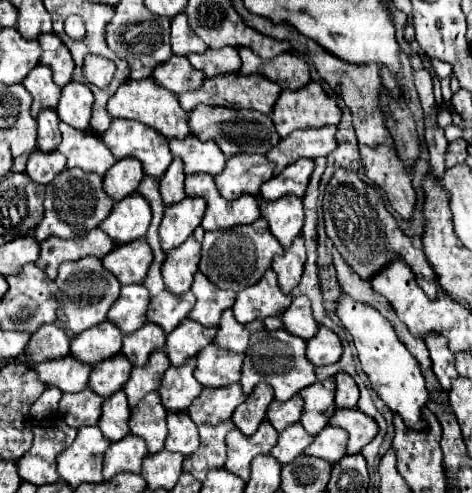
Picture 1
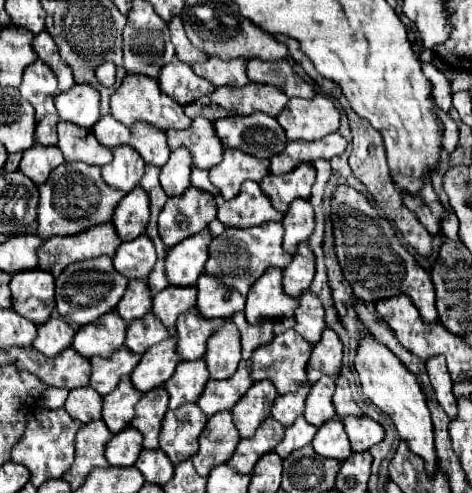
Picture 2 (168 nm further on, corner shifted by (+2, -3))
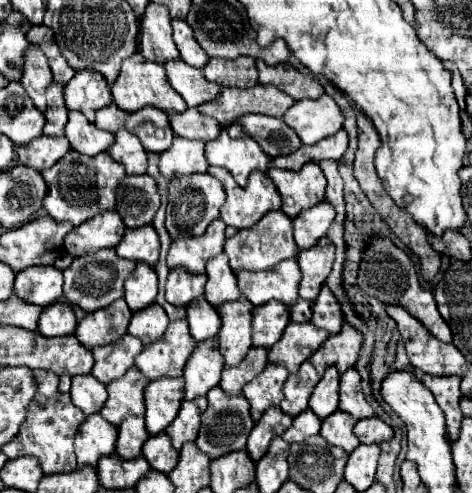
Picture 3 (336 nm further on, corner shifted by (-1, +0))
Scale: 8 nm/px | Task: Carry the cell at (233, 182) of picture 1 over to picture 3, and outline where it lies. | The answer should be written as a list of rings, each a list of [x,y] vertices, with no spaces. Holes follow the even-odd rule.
[[[224,124],[220,136],[206,144],[206,158],[210,166],[226,168],[242,186],[248,180],[250,172],[266,172],[270,158],[246,132],[242,132],[238,138],[230,138],[228,126],[230,124]]]

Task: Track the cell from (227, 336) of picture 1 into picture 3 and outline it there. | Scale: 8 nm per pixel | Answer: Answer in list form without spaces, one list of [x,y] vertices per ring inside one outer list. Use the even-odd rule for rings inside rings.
[[[272,300],[264,306],[256,306],[254,318],[252,318],[254,346],[272,348],[272,344],[276,344],[276,340],[280,340],[288,322],[290,322],[290,308],[286,304]]]

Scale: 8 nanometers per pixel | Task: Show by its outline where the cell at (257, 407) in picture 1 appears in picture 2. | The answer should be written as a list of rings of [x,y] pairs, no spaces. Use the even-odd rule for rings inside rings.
[[[265,379],[261,383],[253,383],[251,389],[237,401],[237,405],[231,409],[231,415],[241,437],[255,435],[257,427],[269,417],[275,397],[277,389]]]

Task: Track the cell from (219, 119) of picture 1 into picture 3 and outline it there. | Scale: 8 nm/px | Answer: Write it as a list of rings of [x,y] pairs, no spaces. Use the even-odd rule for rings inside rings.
[[[244,116],[244,120],[236,120],[230,128],[230,136],[238,136],[240,132],[248,132],[268,158],[292,154],[302,146],[298,134],[288,128],[284,120],[270,116]]]

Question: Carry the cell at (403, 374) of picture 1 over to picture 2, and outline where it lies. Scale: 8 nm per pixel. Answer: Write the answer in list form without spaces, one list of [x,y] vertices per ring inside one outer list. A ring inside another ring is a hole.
[[[363,333],[359,339],[359,347],[355,355],[355,369],[359,373],[365,397],[391,417],[391,421],[395,423],[399,431],[399,437],[407,441],[413,453],[423,457],[427,473],[433,475],[435,465],[437,465],[435,443],[433,443],[433,423],[431,423],[427,399],[417,381],[417,375],[413,375],[413,371],[409,371],[403,363],[399,363],[393,351],[389,351],[389,347],[385,347],[383,343],[379,343],[371,333],[367,335]]]

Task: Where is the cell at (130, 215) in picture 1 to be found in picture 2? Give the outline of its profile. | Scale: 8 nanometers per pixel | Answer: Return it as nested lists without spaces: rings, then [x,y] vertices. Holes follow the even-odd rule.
[[[135,187],[129,195],[117,203],[113,213],[113,225],[121,241],[133,241],[145,233],[149,221],[149,197],[141,187]]]

